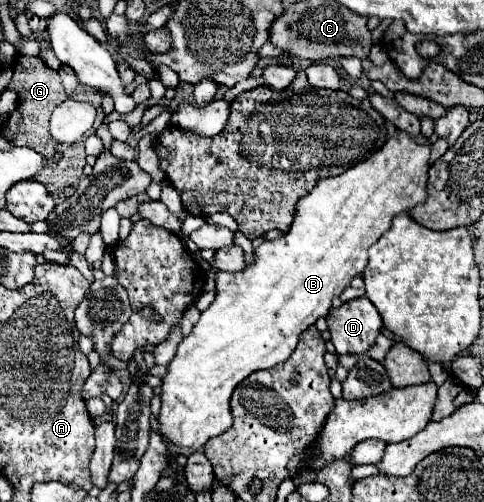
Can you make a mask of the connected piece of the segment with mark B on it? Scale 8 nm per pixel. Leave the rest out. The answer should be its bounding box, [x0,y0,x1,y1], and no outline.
[159,131,431,451]

